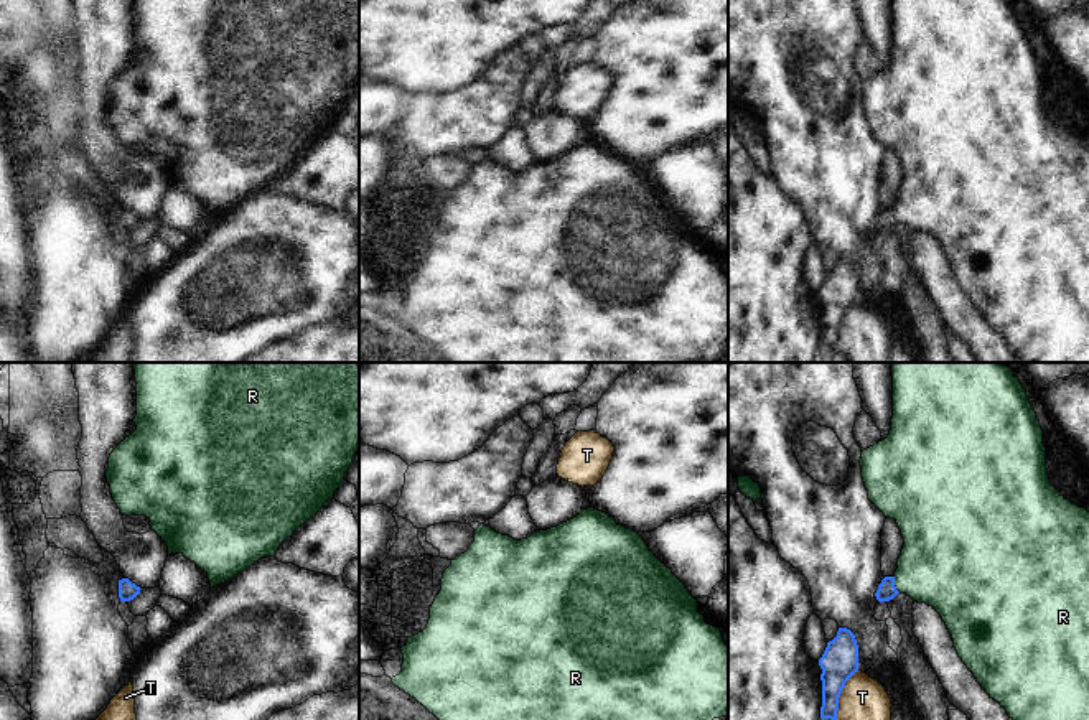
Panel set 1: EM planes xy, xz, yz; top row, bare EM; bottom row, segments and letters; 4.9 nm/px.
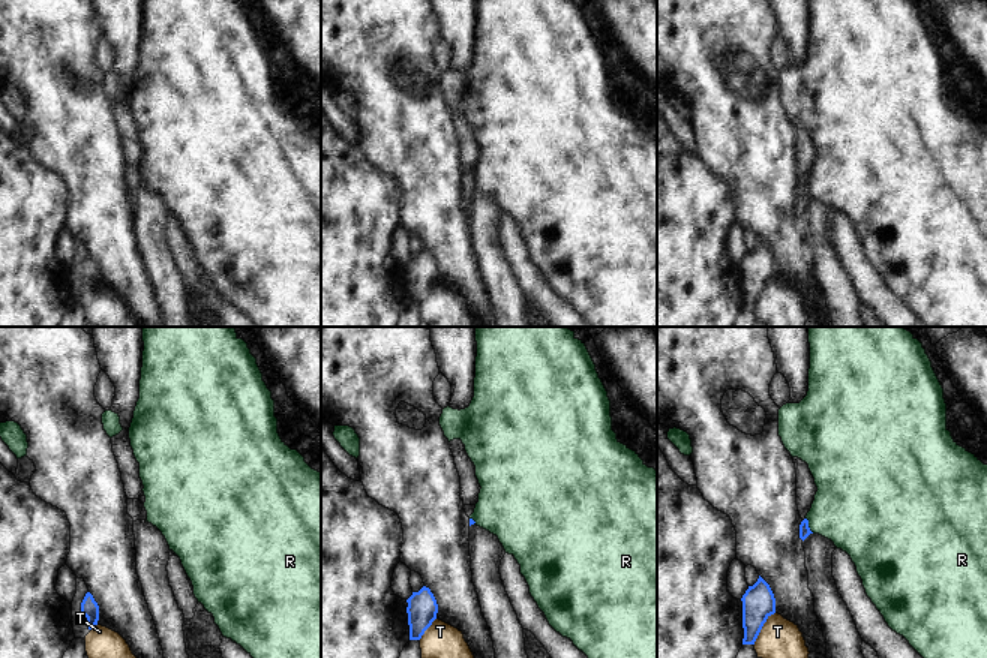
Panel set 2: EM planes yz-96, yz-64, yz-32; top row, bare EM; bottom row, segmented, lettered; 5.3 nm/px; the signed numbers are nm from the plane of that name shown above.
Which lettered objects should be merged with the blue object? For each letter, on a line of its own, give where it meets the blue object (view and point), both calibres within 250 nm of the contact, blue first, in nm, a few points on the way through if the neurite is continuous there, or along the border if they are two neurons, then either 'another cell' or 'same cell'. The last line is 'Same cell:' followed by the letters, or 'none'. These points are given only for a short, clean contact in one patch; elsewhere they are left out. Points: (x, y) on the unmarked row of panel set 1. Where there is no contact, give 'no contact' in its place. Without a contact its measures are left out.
R: contact yz (893, 216); calibres 90 and 400 nm; way yz (887, 221), (893, 216), (933, 201), (939, 195); same cell
T: contact yz (839, 327); calibres 180 and 260 nm; another cell
Same cell: R

